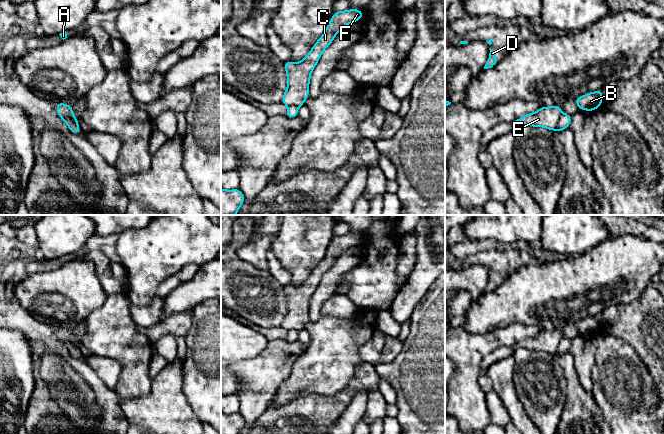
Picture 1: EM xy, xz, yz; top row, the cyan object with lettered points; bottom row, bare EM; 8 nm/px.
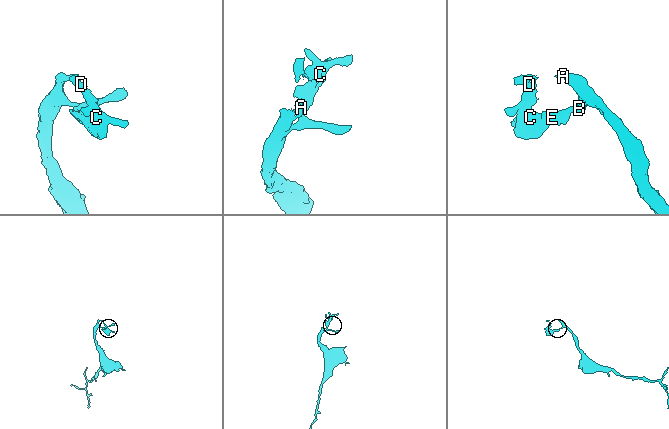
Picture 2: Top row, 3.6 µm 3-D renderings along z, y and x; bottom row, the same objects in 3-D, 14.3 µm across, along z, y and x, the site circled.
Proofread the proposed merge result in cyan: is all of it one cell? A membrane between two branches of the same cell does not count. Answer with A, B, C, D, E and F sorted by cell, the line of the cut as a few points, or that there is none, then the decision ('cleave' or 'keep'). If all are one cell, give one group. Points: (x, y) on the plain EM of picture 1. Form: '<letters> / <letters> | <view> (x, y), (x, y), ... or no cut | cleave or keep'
A B / C D E F | yz (562, 337), (556, 354) | cleave

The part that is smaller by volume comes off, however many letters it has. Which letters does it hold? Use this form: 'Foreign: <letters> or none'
Foreign: C, D, E, F

